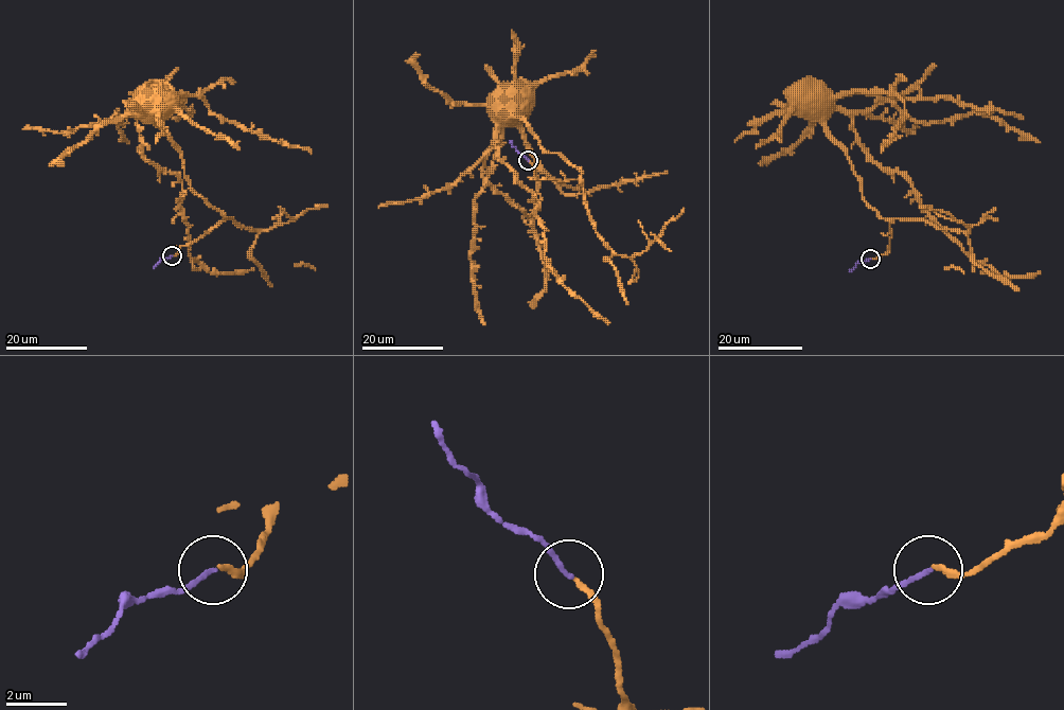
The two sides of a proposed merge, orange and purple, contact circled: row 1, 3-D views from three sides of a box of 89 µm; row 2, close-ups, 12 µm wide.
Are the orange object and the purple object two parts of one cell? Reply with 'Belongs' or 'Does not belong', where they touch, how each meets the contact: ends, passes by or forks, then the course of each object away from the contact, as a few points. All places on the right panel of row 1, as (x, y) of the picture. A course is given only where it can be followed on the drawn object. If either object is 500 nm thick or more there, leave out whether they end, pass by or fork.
Belongs. Place: (870, 259). At the ring orange ends. At the ring purple ends. Course of orange: (870, 259), (889, 249), (889, 223), (864, 199), (846, 151), (805, 105), (792, 99), (792, 90), (801, 89). Course of purple: (870, 259), (849, 270)

